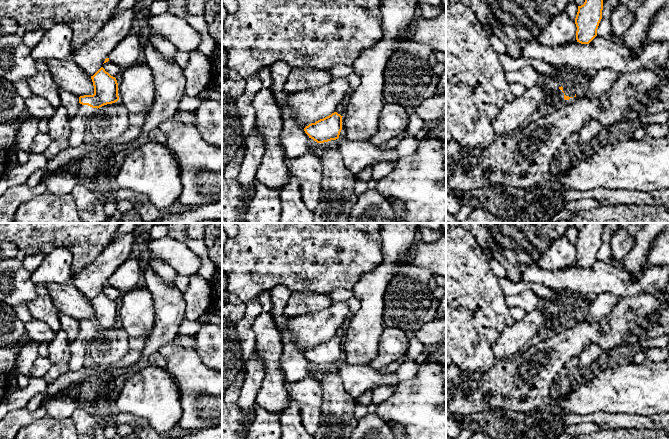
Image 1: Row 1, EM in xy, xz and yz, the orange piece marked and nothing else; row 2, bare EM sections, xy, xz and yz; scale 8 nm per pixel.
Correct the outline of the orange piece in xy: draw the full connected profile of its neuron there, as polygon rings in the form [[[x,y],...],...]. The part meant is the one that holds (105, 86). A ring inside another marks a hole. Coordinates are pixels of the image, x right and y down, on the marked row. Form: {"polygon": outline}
{"polygon": [[[103,67],[91,76],[91,79],[94,94],[80,96],[78,114],[69,119],[71,133],[68,139],[69,145],[72,147],[81,145],[89,138],[87,122],[90,116],[96,113],[98,108],[119,100],[117,80],[106,72]]]}

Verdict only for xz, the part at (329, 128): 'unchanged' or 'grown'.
unchanged

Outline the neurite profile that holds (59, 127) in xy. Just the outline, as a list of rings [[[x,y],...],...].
[[[62,105],[57,107],[53,116],[48,119],[48,124],[48,135],[52,138],[52,140],[69,138],[71,127],[65,107]]]

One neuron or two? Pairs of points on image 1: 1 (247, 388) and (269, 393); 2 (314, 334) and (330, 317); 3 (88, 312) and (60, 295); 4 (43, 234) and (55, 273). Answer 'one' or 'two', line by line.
1: two
2: one
3: one
4: two

